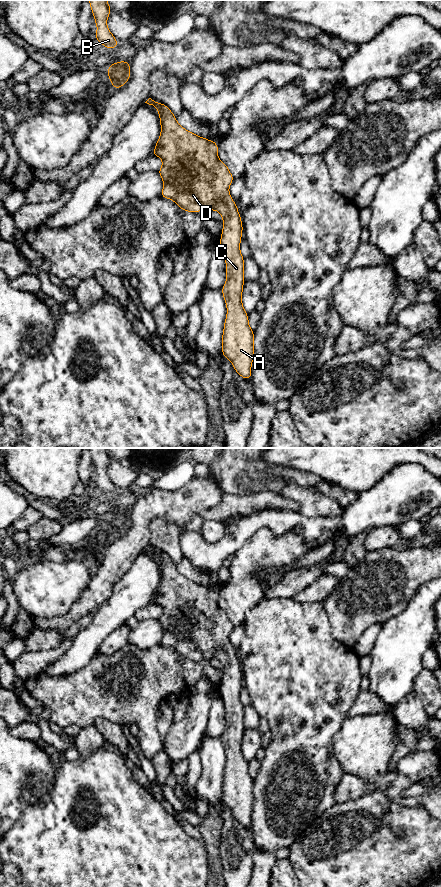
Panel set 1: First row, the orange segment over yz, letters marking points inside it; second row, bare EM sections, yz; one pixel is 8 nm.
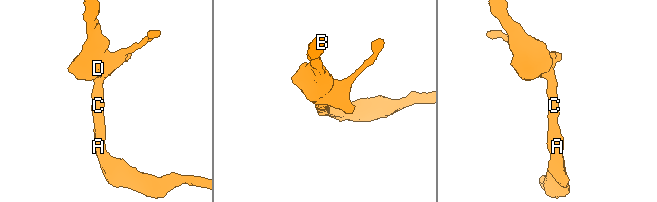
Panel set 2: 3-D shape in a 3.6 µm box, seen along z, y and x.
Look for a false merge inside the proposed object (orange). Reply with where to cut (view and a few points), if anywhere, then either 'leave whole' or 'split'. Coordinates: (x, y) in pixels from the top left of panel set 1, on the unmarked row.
no cut; leave whole

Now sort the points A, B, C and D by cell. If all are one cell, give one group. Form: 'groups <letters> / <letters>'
groups A B C D

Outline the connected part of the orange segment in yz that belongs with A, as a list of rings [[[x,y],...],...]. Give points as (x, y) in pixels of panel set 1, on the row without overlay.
[[[149,546],[145,551],[155,554],[157,556],[161,580],[159,587],[155,593],[153,603],[162,607],[162,615],[158,618],[159,623],[163,627],[163,638],[161,645],[171,647],[179,654],[183,659],[197,661],[200,658],[203,659],[218,659],[223,671],[223,678],[220,686],[220,696],[223,699],[224,708],[226,710],[226,730],[221,738],[223,746],[226,750],[227,762],[224,770],[224,777],[222,782],[222,802],[223,806],[228,806],[235,819],[244,827],[250,827],[252,825],[251,814],[254,805],[254,779],[249,774],[248,762],[243,756],[242,741],[244,726],[244,706],[240,699],[240,691],[242,687],[243,673],[241,664],[238,660],[237,652],[233,649],[229,635],[233,630],[233,623],[230,621],[229,616],[218,605],[218,593],[216,590],[209,587],[200,585],[185,576],[183,576],[176,568],[172,559],[162,551]]]

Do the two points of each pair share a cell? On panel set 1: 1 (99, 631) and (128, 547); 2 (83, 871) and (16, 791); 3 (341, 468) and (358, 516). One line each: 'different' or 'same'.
1: different
2: different
3: different

